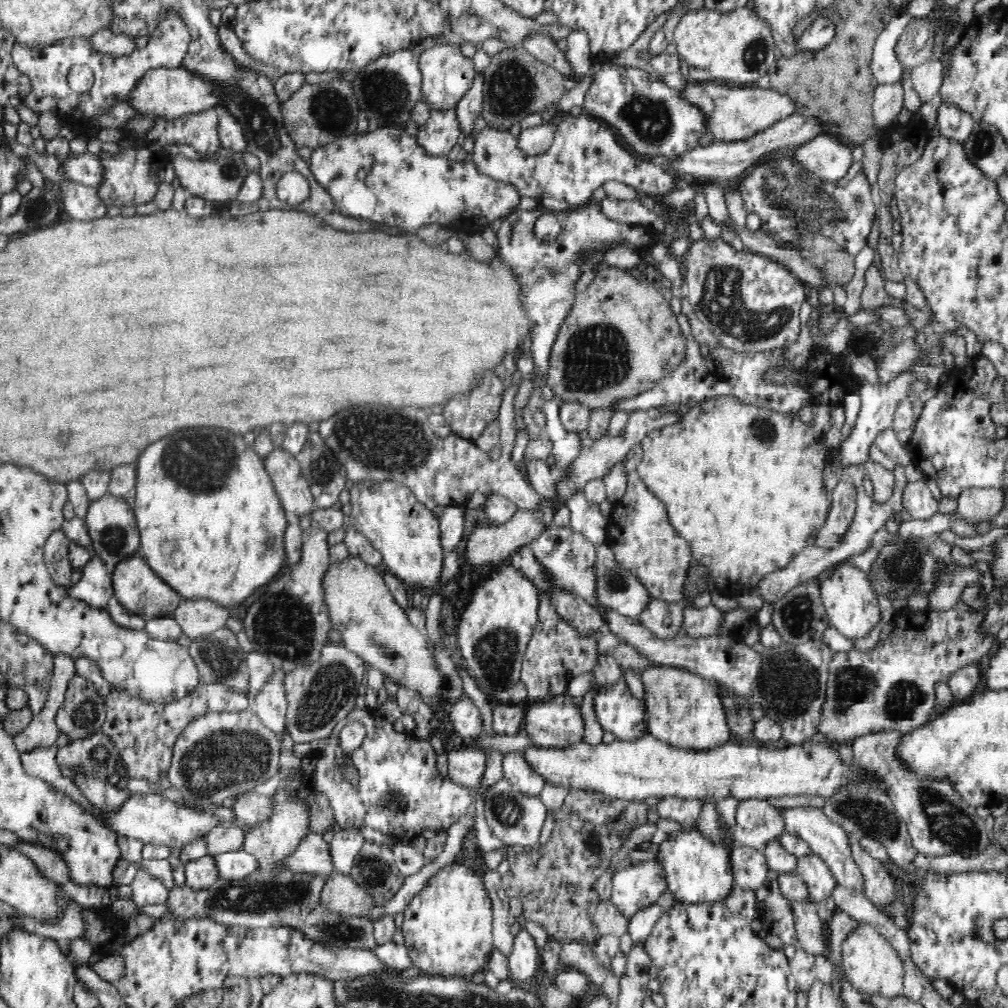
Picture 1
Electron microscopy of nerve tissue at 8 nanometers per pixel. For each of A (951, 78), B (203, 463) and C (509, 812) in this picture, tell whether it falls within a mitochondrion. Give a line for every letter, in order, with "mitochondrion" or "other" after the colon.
A: other
B: mitochondrion
C: mitochondrion

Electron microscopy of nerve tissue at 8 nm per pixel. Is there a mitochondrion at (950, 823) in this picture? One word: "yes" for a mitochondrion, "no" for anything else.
yes

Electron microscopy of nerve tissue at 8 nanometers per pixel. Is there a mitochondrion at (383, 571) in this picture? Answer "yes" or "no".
no

